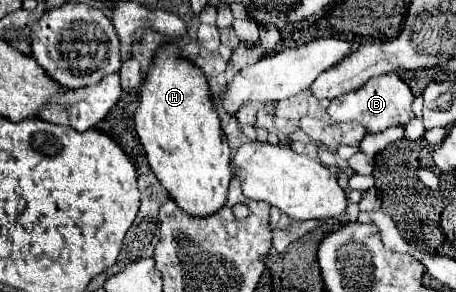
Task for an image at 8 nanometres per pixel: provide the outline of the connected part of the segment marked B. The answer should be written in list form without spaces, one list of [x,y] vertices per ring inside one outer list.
[[[391,71],[387,75],[369,79],[361,89],[347,93],[345,97],[335,97],[327,111],[333,121],[357,121],[367,129],[367,133],[381,133],[397,123],[407,125],[415,117],[415,113],[411,109],[413,99],[415,99],[415,95],[411,93],[409,85],[397,73]]]

